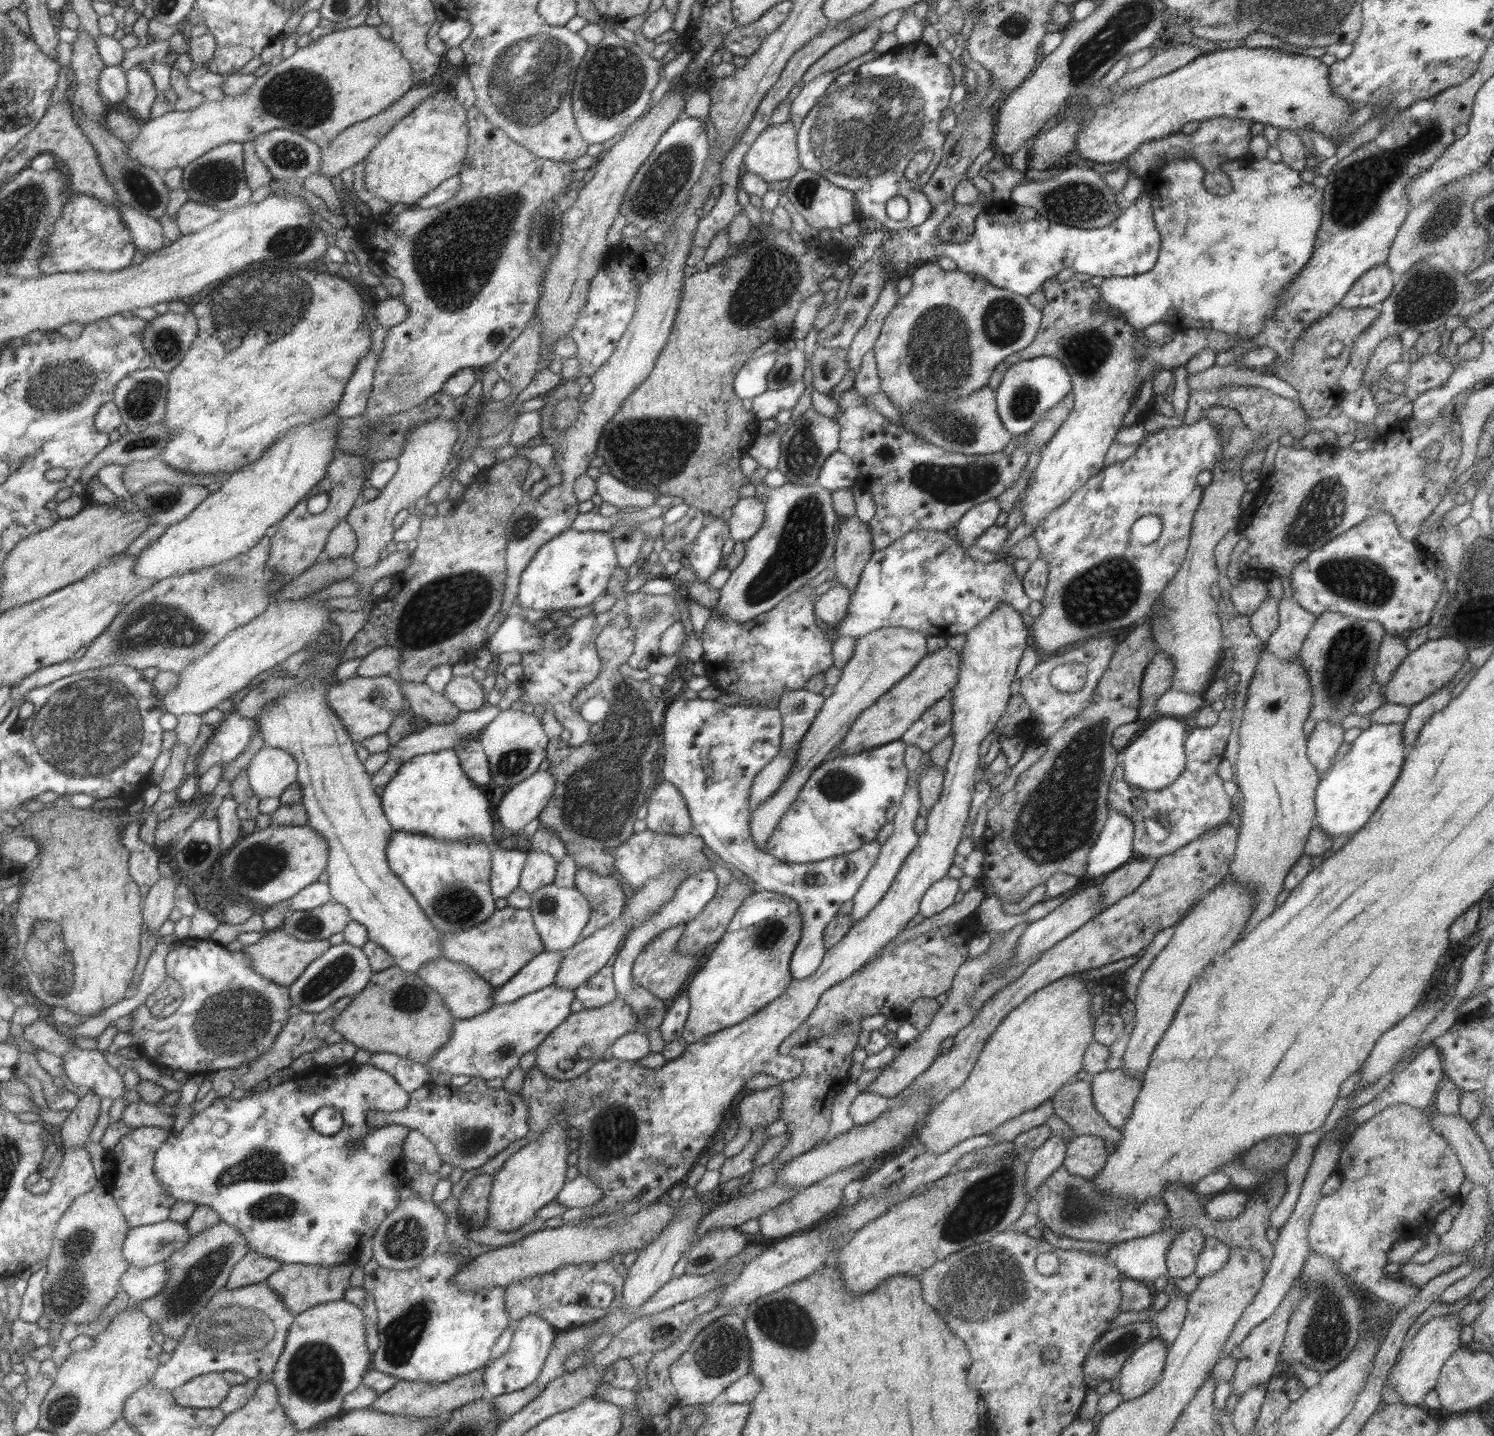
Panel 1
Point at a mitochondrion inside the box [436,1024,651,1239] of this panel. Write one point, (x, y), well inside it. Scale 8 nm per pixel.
(614, 1133)

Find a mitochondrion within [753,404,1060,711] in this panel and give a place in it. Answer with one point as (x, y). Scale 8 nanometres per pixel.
(950, 485)

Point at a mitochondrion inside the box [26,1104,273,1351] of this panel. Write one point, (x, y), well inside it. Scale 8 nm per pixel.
(76, 1247)

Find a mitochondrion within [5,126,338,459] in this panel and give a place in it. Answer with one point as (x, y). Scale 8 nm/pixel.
(241, 320)

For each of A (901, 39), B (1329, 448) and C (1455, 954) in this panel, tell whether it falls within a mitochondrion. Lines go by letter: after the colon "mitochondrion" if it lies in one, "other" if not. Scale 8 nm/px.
A: other
B: other
C: other

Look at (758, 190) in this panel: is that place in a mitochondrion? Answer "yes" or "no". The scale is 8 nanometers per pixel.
no

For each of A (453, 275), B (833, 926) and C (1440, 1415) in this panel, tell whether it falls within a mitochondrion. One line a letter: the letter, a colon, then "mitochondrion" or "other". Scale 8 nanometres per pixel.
A: mitochondrion
B: other
C: other

